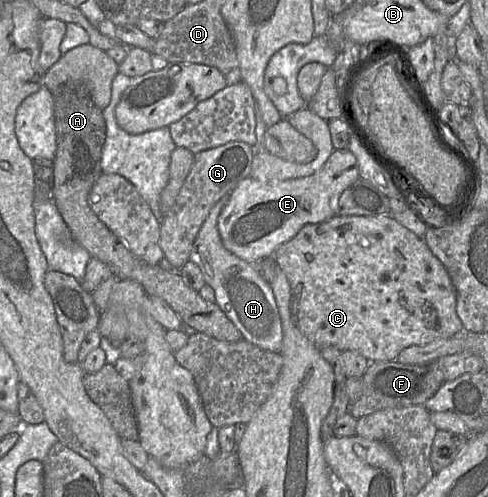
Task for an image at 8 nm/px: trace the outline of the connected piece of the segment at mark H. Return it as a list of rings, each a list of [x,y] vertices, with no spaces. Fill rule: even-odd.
[[[225,195],[213,207],[209,217],[209,241],[204,235],[198,249],[190,254],[190,260],[198,265],[206,283],[215,291],[215,303],[241,332],[243,339],[262,350],[279,353],[283,330],[271,285],[263,279],[254,264],[230,252],[219,234],[218,217],[228,200],[229,195]]]

